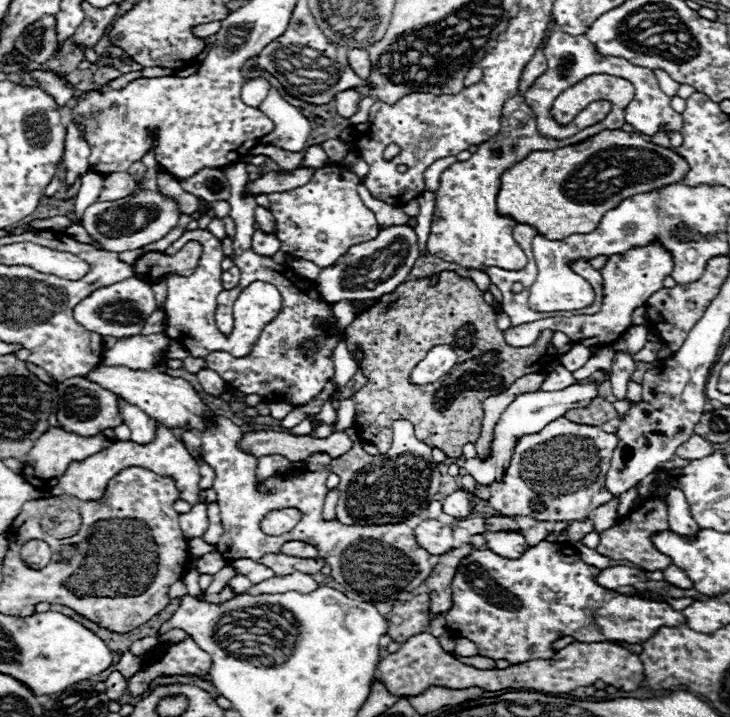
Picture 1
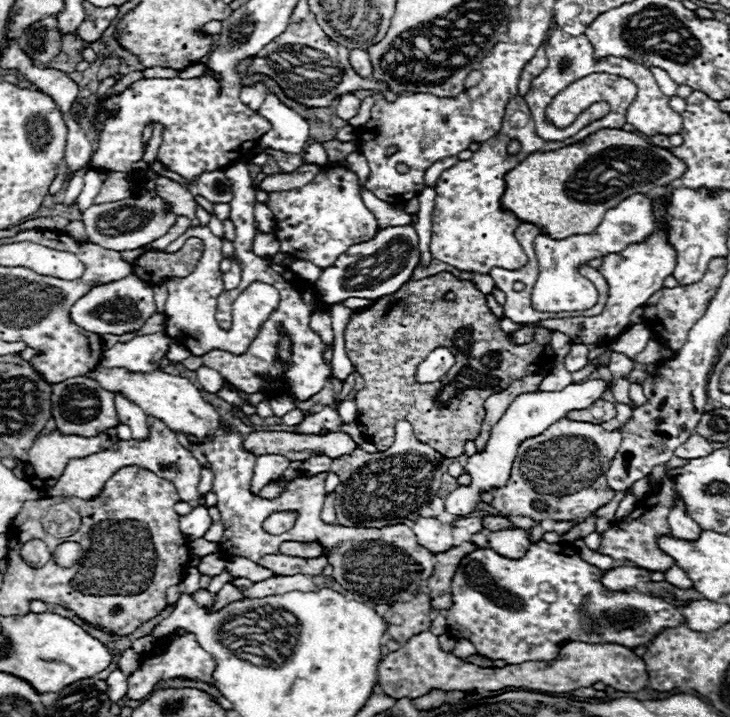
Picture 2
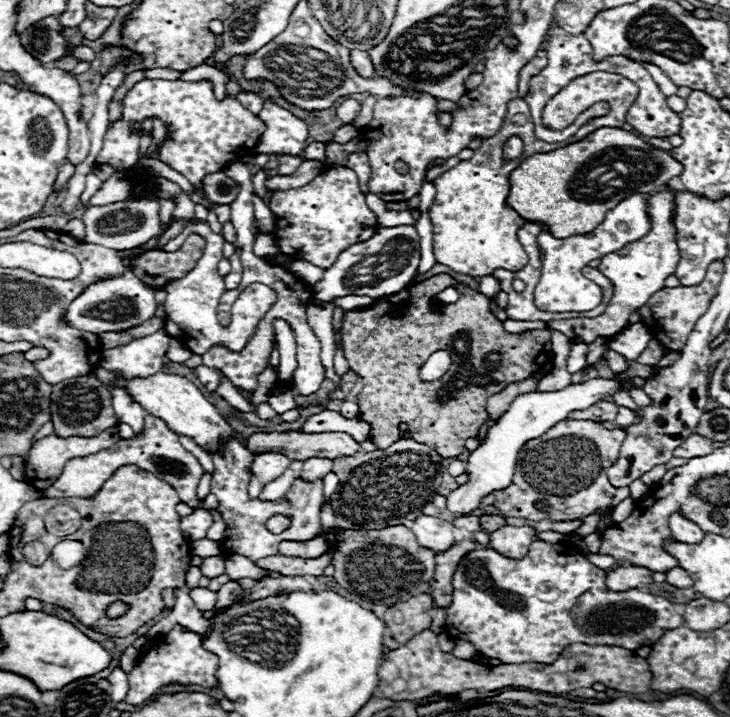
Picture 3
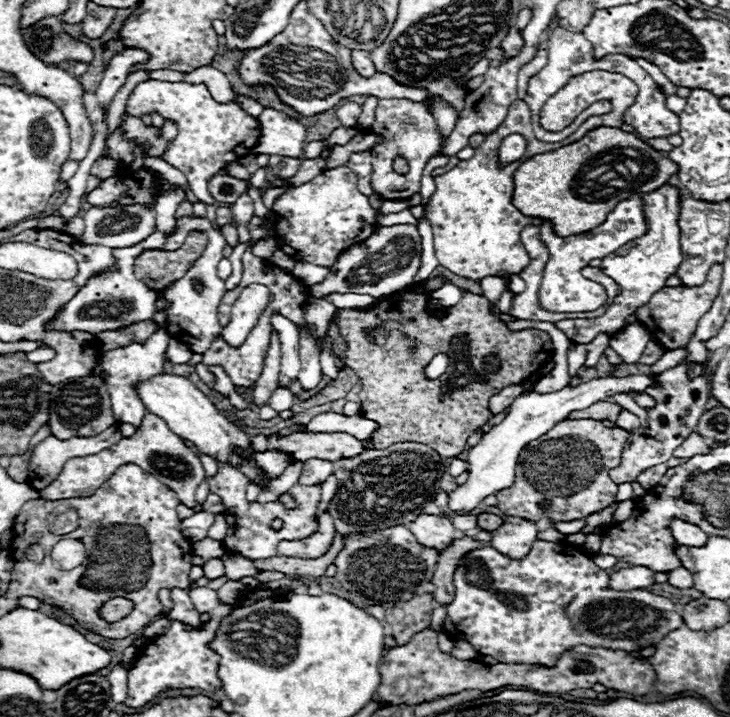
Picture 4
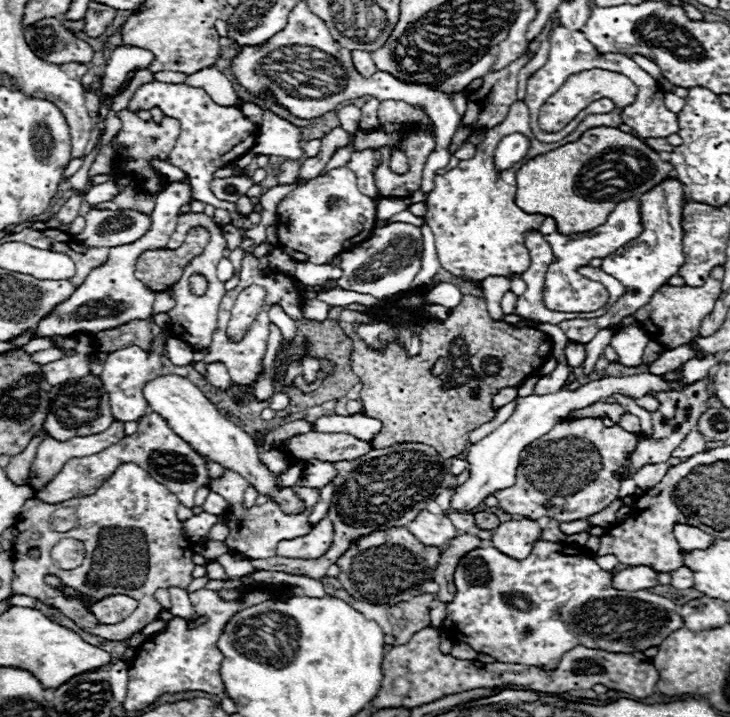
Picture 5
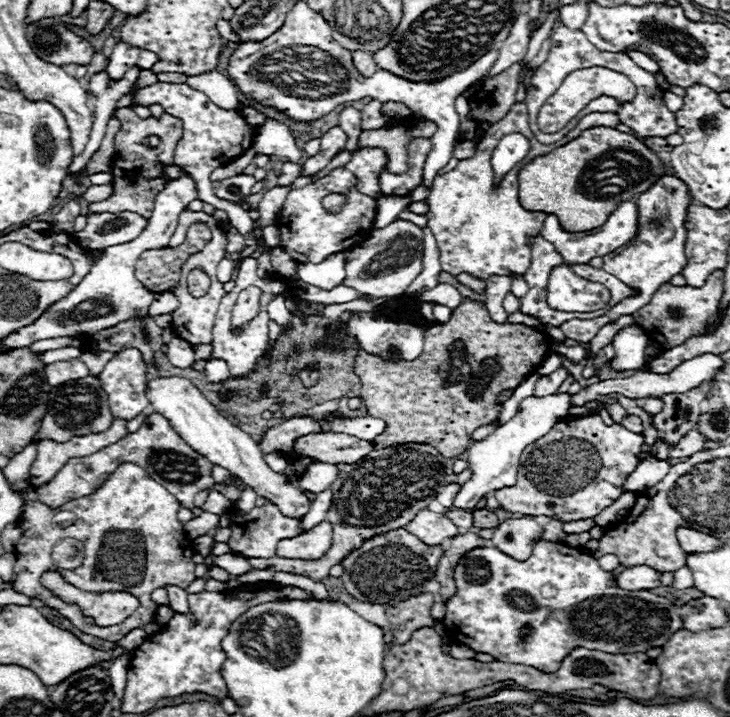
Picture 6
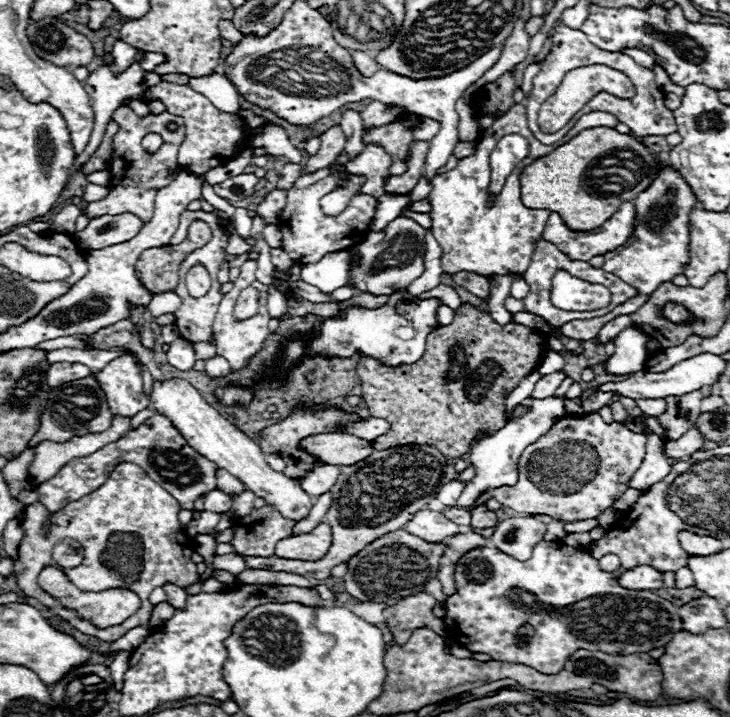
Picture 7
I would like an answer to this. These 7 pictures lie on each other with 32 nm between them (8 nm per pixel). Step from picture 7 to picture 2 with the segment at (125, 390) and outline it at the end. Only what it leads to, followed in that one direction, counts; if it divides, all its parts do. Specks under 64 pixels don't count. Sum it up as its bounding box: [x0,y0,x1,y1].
[100,332,170,440]

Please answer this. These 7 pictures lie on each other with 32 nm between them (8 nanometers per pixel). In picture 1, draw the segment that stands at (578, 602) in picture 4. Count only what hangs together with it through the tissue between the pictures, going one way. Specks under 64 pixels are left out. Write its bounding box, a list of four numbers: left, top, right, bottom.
[446,540,686,664]

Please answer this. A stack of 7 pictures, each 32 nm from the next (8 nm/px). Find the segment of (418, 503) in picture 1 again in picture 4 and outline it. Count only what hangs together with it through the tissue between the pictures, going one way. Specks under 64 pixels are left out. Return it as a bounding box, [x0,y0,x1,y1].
[254,442,444,578]

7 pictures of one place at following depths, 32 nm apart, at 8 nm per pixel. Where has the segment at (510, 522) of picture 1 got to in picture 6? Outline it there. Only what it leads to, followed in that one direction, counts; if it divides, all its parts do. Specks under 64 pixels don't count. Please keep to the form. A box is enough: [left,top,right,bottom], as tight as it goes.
[472,508,500,528]

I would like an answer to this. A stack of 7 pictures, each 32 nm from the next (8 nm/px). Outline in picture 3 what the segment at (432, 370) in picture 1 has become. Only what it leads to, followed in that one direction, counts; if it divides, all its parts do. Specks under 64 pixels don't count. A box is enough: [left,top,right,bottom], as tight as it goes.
[420,350,452,382]

